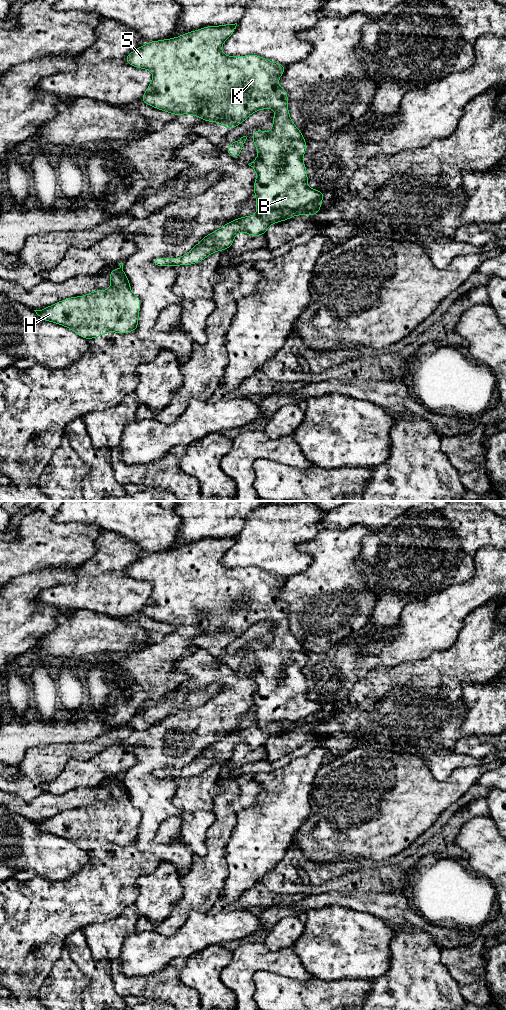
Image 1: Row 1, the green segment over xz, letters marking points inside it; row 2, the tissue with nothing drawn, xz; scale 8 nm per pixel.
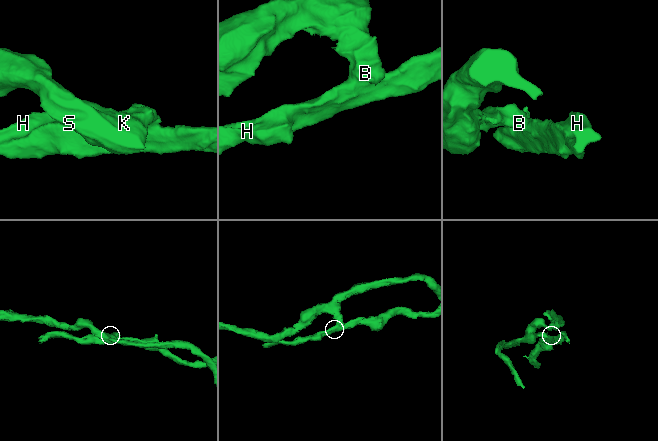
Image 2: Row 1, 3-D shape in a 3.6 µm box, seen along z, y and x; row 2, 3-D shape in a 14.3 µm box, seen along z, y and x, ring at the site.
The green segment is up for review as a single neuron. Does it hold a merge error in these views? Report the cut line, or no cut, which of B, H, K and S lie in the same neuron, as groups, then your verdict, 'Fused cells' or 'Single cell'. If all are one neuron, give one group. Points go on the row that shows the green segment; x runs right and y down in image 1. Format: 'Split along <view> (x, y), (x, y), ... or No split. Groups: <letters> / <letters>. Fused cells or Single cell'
Split along xz (320, 202), (309, 202), (299, 212). Groups: B K S / H. Fused cells

